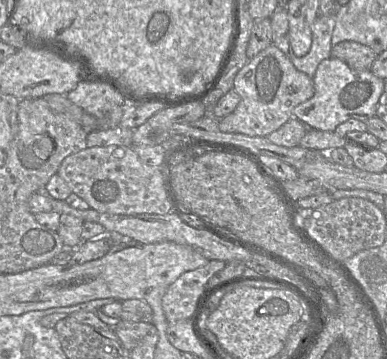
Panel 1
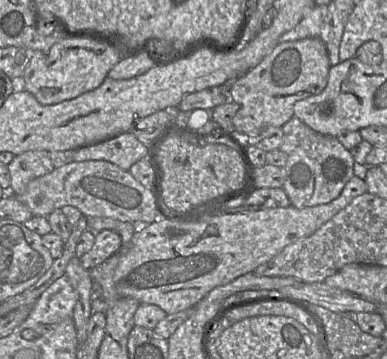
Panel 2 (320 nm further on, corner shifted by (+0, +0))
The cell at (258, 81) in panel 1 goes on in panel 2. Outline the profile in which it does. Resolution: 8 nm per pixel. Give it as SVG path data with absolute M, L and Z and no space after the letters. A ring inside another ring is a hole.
M310 37L297 41L287 41L287 42L278 43L273 49L273 51L269 53L266 57L264 57L263 60L257 66L249 70L246 74L242 75L241 77L235 79L231 83L230 100L238 103L240 106L239 110L236 112L236 114L232 119L232 123L235 128L234 132L243 134L245 136L254 136L254 135L259 135L259 133L267 127L282 127L286 122L288 122L294 116L294 104L298 100L302 100L309 96L319 94L324 90L328 82L328 73L330 67L331 65L329 61L327 47L320 38Z

